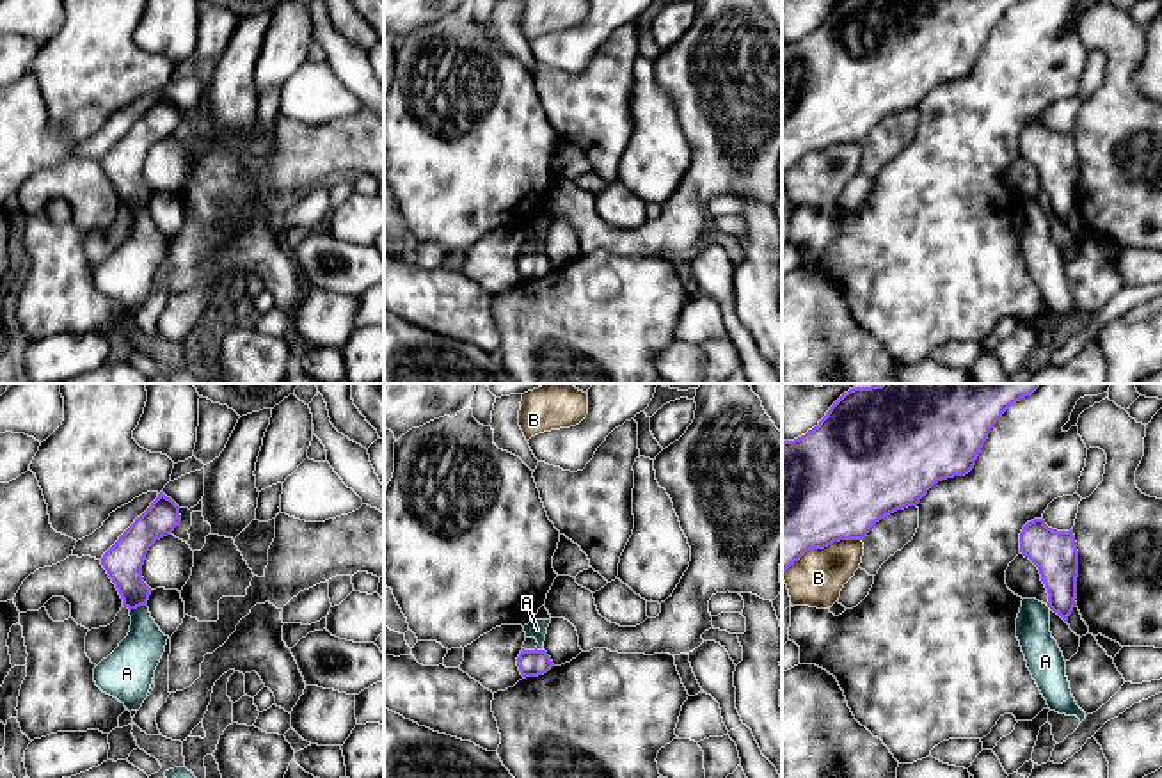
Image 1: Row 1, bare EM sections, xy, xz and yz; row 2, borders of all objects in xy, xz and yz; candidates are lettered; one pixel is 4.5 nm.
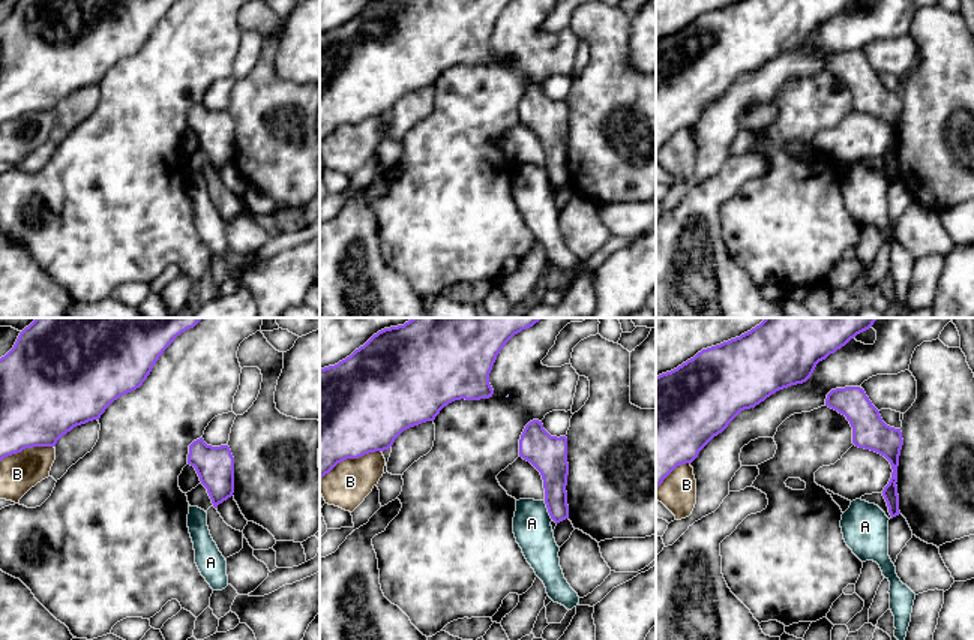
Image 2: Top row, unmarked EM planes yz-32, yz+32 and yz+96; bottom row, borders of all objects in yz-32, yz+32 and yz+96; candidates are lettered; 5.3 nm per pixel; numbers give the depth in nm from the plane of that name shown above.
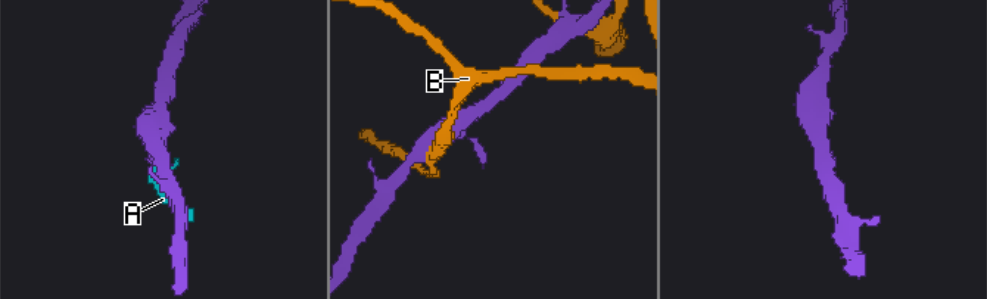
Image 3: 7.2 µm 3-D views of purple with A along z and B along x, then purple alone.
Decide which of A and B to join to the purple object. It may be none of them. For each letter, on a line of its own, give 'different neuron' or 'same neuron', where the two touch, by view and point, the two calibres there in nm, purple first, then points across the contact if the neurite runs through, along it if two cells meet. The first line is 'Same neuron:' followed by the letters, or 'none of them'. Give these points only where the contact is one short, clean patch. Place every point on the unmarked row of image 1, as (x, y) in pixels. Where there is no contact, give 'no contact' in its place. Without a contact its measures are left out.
Same neuron: none of them
A: different neuron; contact xy (137, 208); calibres 180 and 200 nm; border xy (146, 206), (130, 214)
B: different neuron; contact yz (821, 150); calibres 500 and 240 nm

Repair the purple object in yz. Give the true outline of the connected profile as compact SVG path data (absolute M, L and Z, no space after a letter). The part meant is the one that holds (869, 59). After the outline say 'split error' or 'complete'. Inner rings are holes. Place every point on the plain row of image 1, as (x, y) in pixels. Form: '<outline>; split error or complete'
M839 0L817 28L794 43L782 44L782 176L807 153L824 151L840 142L865 142L869 131L887 117L917 108L942 82L968 76L993 27L1022 0Z; complete

